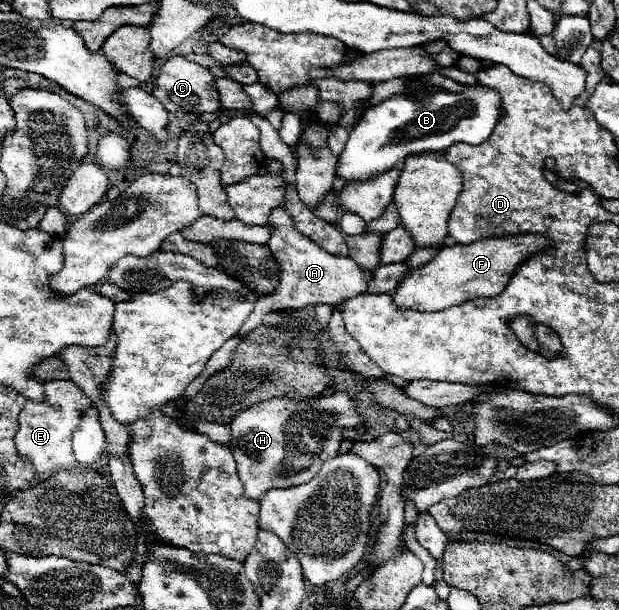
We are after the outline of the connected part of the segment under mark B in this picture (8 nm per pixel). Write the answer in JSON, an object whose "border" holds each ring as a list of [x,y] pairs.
{"border":[[[481,83],[463,85],[463,91],[435,91],[425,97],[391,95],[379,105],[367,109],[353,127],[349,141],[339,155],[337,175],[345,181],[365,181],[373,175],[389,171],[397,161],[421,151],[447,151],[455,143],[479,145],[489,139],[497,119],[501,117],[501,95]]]}

